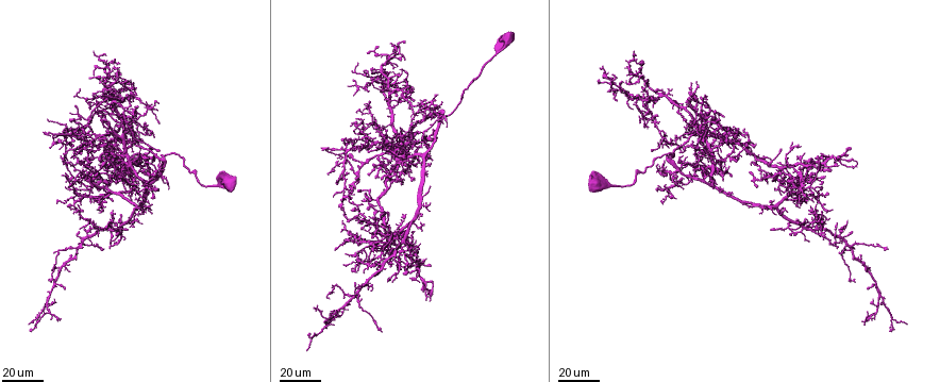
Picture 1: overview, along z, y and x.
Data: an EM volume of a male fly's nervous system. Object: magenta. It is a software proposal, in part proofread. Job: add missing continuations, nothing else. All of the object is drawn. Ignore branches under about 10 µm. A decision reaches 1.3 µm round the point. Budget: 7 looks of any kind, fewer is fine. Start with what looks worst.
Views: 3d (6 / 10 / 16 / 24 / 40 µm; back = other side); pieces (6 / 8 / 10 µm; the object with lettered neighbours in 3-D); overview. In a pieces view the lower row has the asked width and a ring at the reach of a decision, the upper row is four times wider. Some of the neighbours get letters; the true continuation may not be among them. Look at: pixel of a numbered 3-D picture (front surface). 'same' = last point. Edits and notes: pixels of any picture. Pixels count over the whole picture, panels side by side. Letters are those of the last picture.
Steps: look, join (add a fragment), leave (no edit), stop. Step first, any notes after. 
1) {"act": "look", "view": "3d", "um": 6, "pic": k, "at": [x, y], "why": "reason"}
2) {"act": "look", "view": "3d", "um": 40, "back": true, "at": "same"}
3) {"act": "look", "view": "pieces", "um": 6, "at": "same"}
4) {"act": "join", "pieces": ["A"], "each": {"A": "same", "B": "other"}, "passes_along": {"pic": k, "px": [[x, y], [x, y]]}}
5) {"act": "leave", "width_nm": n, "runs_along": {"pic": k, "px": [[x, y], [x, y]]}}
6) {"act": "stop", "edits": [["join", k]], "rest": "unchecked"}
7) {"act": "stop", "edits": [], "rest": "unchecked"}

{"act": "look", "view": "3d", "um": 40, "pic": 1, "at": [802, 160], "why": "free end"}

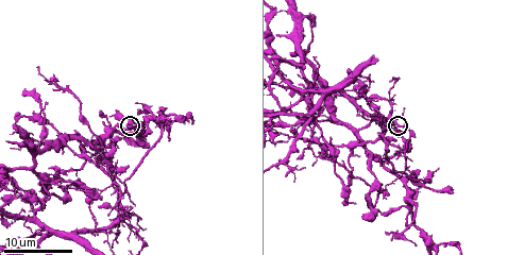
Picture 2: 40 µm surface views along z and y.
{"act": "look", "view": "pieces", "um": 8, "pic": 2, "at": [129, 127]}

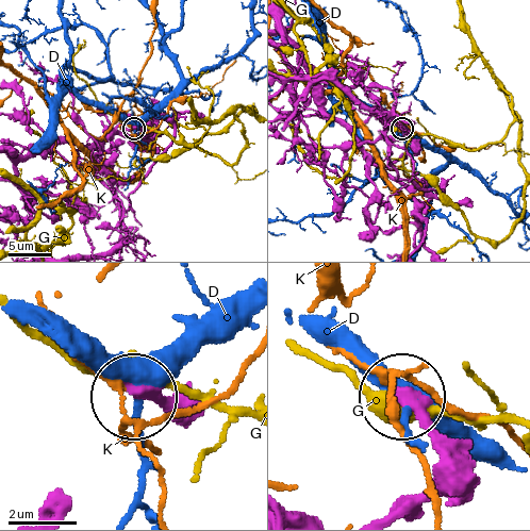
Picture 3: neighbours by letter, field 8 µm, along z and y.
{"act": "leave", "each": {"D": "other", "G": "other", "K": "other"}, "found": "no lettered fragment goes on from it"}

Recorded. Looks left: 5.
{"act": "look", "view": "3d", "um": 24, "pic": 1, "at": [851, 233], "why": "free end"}

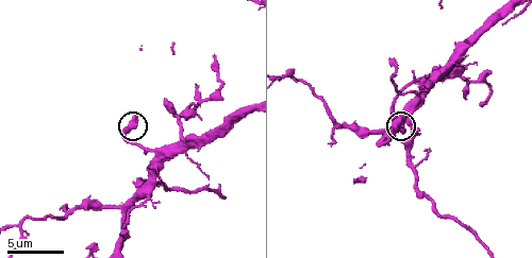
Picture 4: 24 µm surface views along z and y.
{"act": "look", "view": "pieces", "um": 8, "pic": 4, "at": [134, 118]}

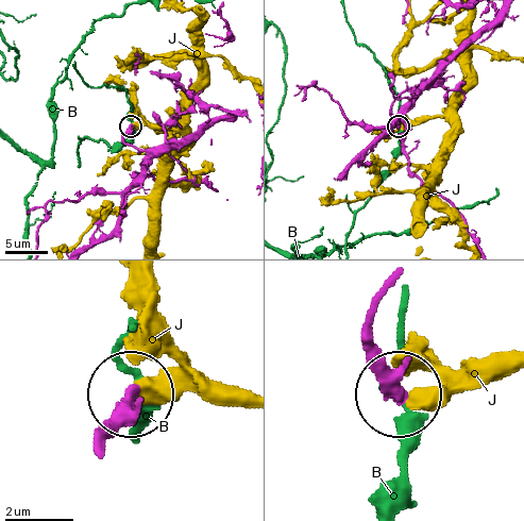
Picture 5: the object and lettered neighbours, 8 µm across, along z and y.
{"act": "leave", "width_nm": 350, "each": {"B": "other", "J": "other"}, "runs_along": {"pic": 5, "px": [[102, 448], [105, 422], [124, 400]]}, "found": "no lettered fragment goes on from it"}

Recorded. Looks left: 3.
{"act": "look", "view": "3d", "um": 24, "pic": 1, "at": [370, 174], "why": "free end"}

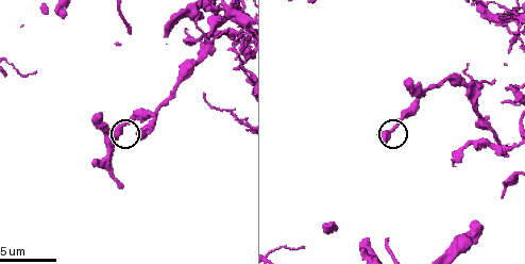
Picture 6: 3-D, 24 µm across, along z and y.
{"act": "look", "view": "pieces", "um": 8, "pic": 6, "at": [116, 139]}

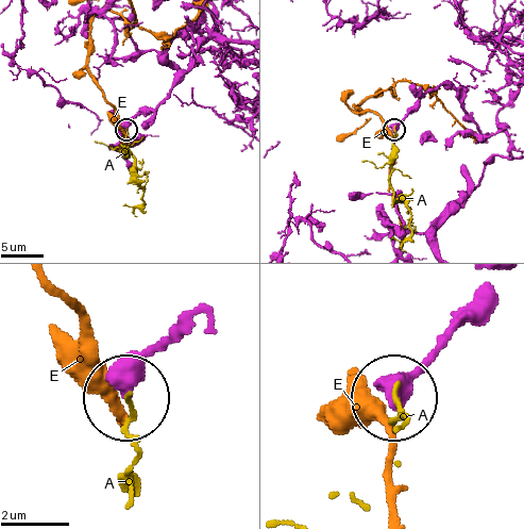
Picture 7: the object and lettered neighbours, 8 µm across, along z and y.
{"act": "leave", "each": {"A": "other", "E": "other"}, "found": "no lettered fragment goes on from it"}

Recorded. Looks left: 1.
{"act": "stop", "edits": [], "rest": "unchecked"}

